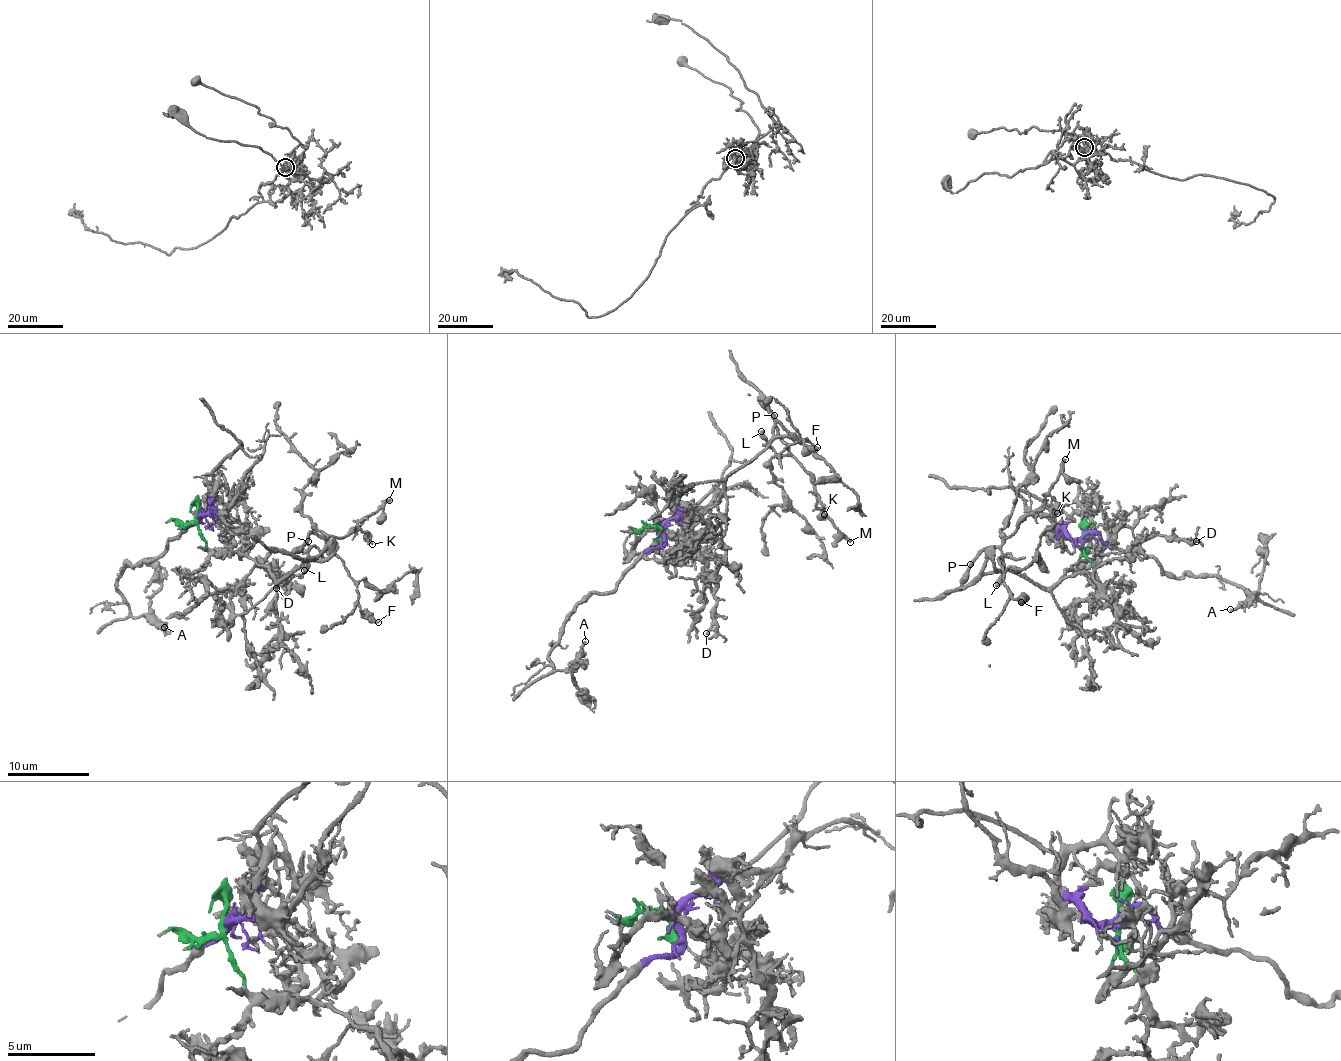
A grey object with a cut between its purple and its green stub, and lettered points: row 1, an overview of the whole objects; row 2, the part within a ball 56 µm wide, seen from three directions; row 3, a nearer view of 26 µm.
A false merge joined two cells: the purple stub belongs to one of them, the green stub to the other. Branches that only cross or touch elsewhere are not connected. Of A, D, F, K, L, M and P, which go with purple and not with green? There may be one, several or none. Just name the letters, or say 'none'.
A

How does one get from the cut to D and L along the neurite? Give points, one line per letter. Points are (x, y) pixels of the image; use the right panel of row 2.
D: (1084, 538), (1083, 557), (1099, 557), (1063, 579), (1124, 558), (1145, 538), (1195, 542)
L: (1084, 538), (1083, 557), (1093, 564), (1099, 557), (1077, 562), (1048, 588), (1005, 570), (996, 586)

